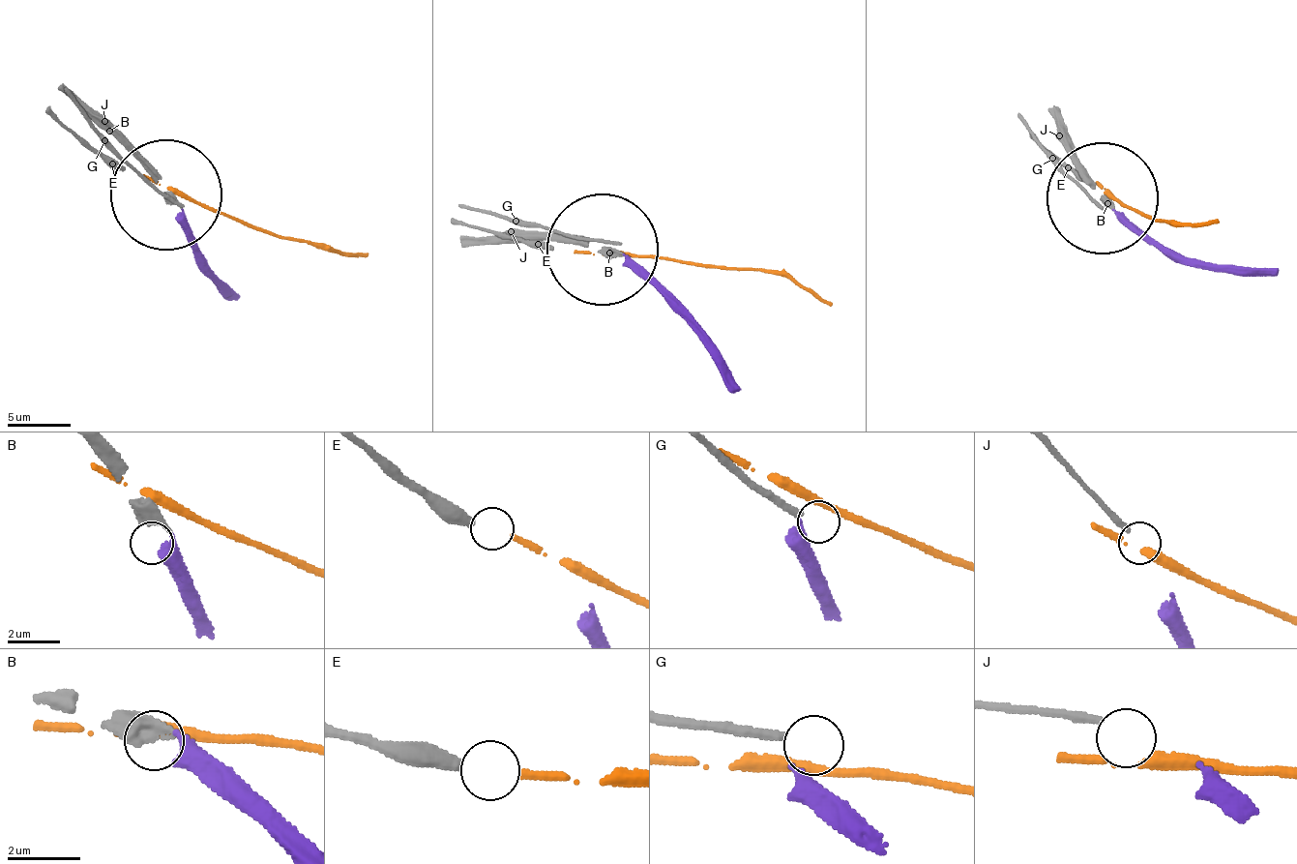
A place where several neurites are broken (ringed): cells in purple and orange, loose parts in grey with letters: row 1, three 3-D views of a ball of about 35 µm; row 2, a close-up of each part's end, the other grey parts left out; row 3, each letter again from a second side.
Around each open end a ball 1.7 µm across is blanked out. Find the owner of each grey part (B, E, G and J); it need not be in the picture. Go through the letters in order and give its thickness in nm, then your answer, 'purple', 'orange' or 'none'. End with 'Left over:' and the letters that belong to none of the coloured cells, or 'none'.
B: 600 nm thick; purple
E: 440 nm thick; orange
G: 260 nm thick; none
J: 240 nm thick; none
Left over: G, J

